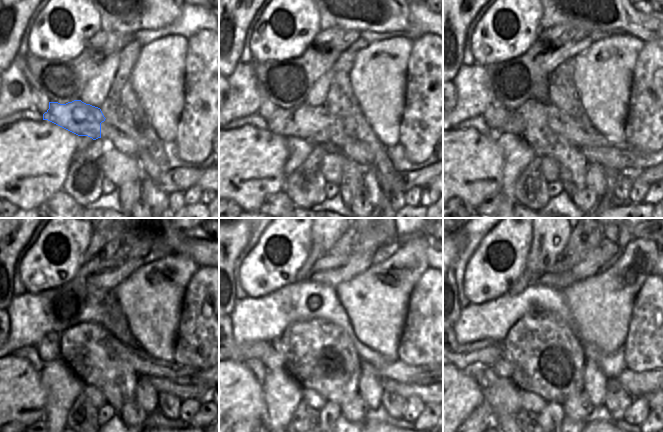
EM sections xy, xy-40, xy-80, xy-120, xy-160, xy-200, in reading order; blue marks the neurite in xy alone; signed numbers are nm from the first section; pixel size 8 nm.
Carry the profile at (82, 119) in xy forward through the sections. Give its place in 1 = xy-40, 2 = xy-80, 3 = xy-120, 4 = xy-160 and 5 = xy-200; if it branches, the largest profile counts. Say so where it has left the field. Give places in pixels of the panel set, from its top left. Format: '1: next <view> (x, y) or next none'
1: next xy-40 (305, 121)
2: next xy-80 (565, 124)
3: next xy-120 (150, 366)
4: next xy-160 (398, 371)
5: next xy-200 (637, 384)

